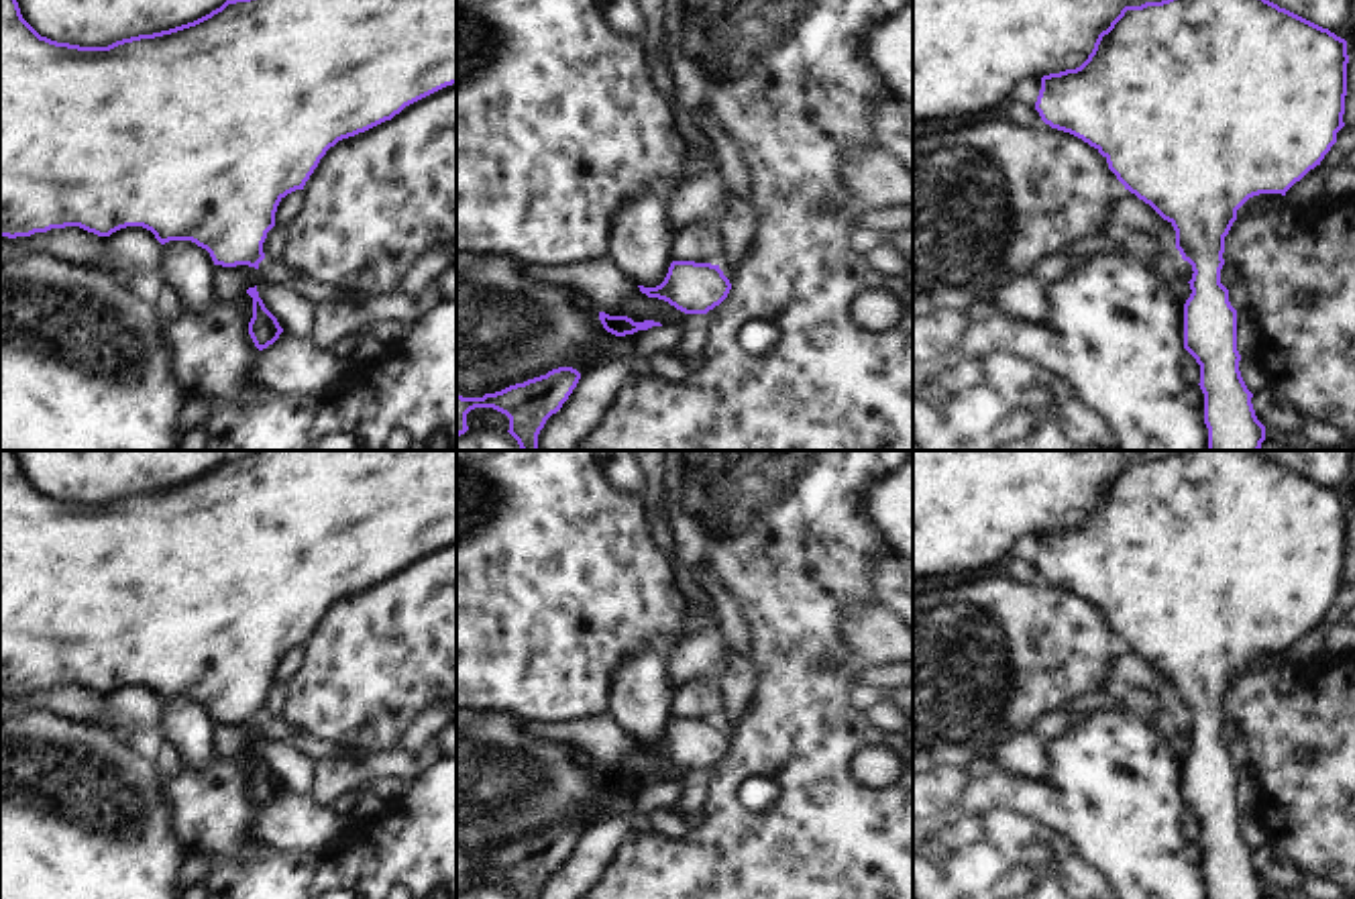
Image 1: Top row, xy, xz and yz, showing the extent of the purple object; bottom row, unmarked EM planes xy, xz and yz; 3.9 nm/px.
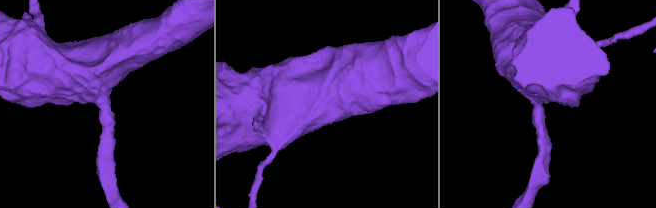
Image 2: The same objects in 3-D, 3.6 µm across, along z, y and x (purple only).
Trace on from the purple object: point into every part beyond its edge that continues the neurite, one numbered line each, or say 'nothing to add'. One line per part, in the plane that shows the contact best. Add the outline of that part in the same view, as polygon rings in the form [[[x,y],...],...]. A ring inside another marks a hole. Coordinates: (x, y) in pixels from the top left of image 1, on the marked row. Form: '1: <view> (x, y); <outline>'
nothing to add

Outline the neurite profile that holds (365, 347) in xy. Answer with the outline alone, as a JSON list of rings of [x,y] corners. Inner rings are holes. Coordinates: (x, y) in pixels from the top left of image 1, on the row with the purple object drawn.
[[[361,330],[355,336],[355,342],[353,342],[353,349],[350,349],[348,357],[353,361],[373,361],[375,357],[381,355],[383,347],[385,345],[377,336],[373,336],[367,330]]]

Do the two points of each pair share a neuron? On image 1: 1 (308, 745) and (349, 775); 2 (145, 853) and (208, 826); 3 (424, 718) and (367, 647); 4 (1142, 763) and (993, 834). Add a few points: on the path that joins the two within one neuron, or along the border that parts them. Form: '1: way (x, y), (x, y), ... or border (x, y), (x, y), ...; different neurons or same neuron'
1: border (367, 755), (320, 755), (316, 759); different neurons
2: border (164, 794), (170, 806), (170, 826), (184, 855); different neurons
3: border (435, 700), (412, 716), (392, 745); different neurons
4: way (1105, 771), (1052, 824), (1040, 834), (1030, 834); same neuron

